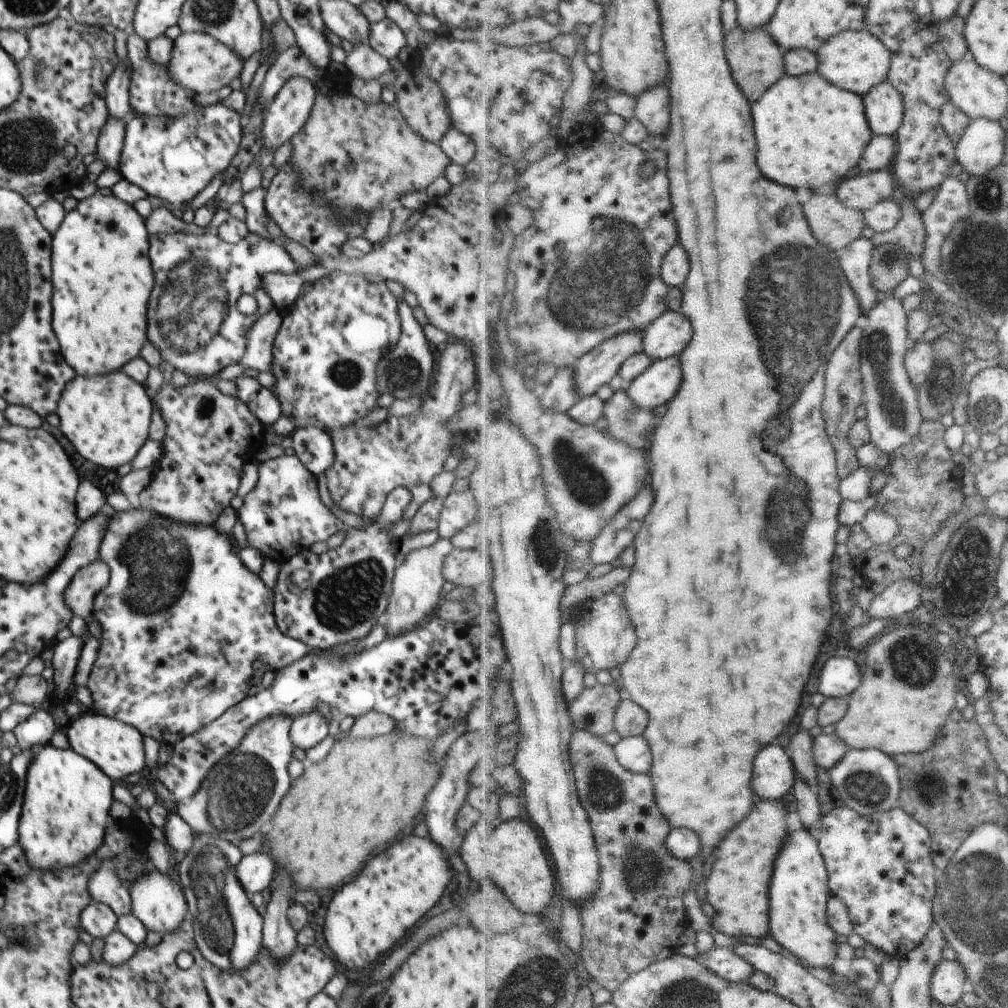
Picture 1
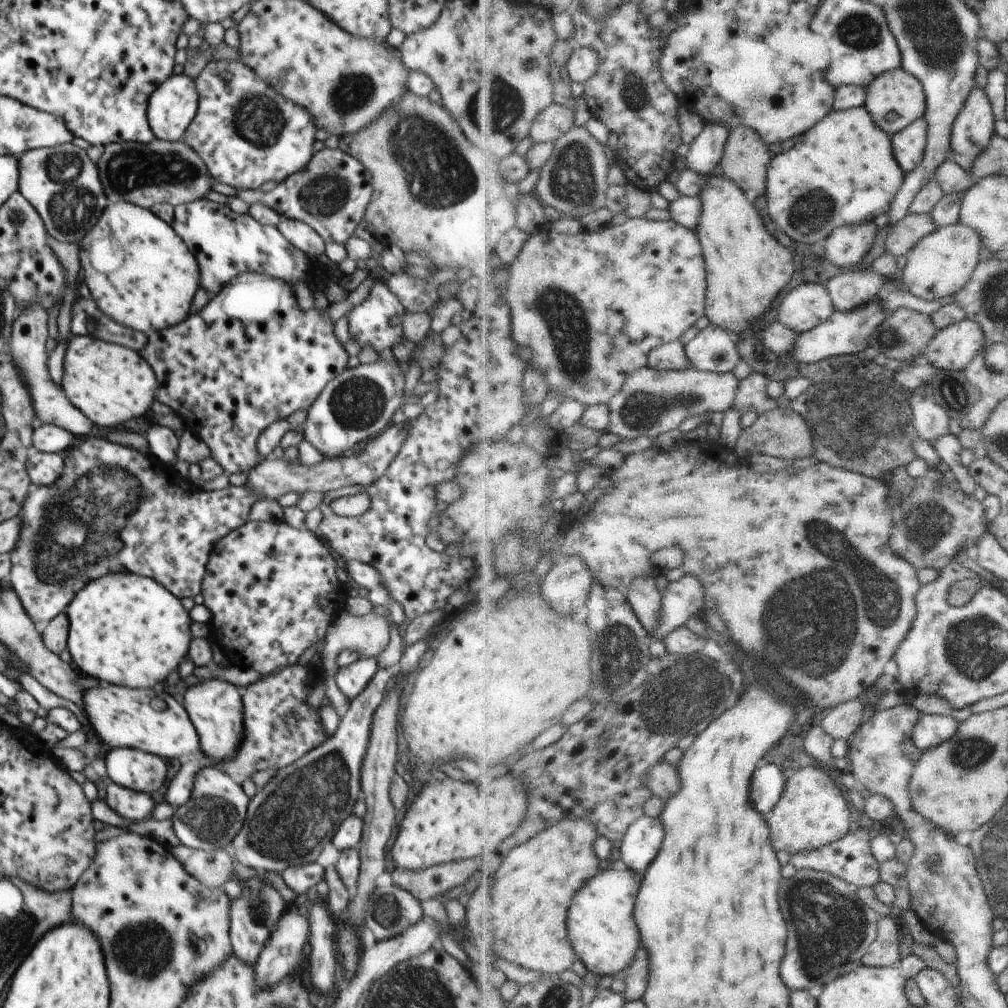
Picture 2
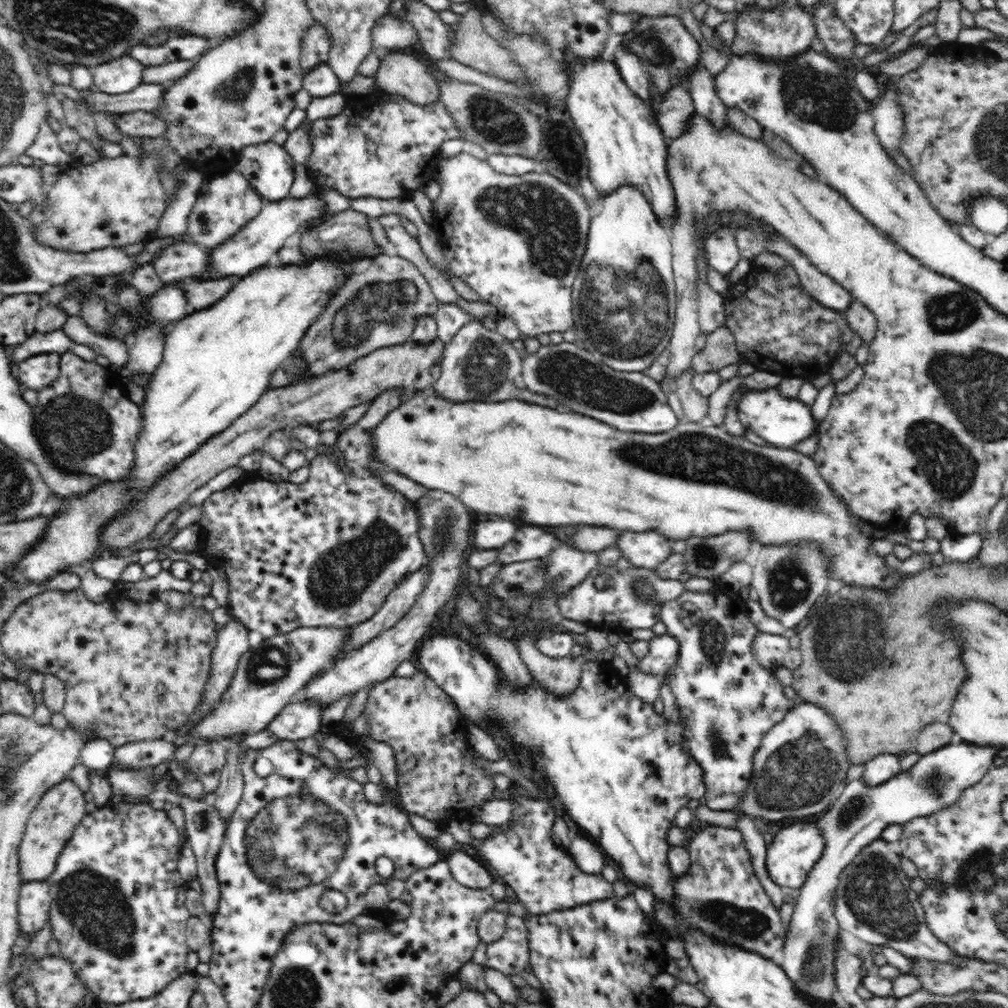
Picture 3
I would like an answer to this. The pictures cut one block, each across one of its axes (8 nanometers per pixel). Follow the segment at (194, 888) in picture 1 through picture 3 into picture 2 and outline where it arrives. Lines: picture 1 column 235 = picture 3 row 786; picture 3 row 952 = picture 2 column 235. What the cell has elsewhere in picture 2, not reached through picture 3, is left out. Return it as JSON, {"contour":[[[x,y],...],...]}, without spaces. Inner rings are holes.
{"contour":[[[208,766],[195,774],[191,798],[183,806],[176,807],[172,816],[173,830],[181,845],[197,850],[224,849],[244,826],[250,798],[218,766]]]}

